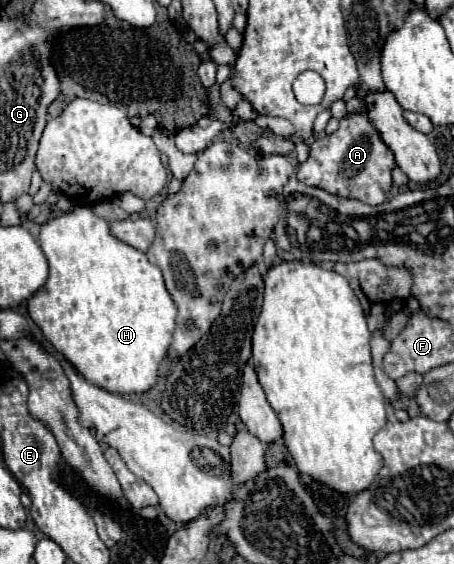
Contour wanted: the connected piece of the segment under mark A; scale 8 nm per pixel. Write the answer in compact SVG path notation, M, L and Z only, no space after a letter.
M347 114L339 122L337 132L325 138L317 138L311 144L309 158L297 168L297 180L307 186L327 190L329 194L361 200L365 204L375 206L385 200L385 192L391 188L393 166L395 166L393 152L383 144L381 136L369 124L367 116Z

